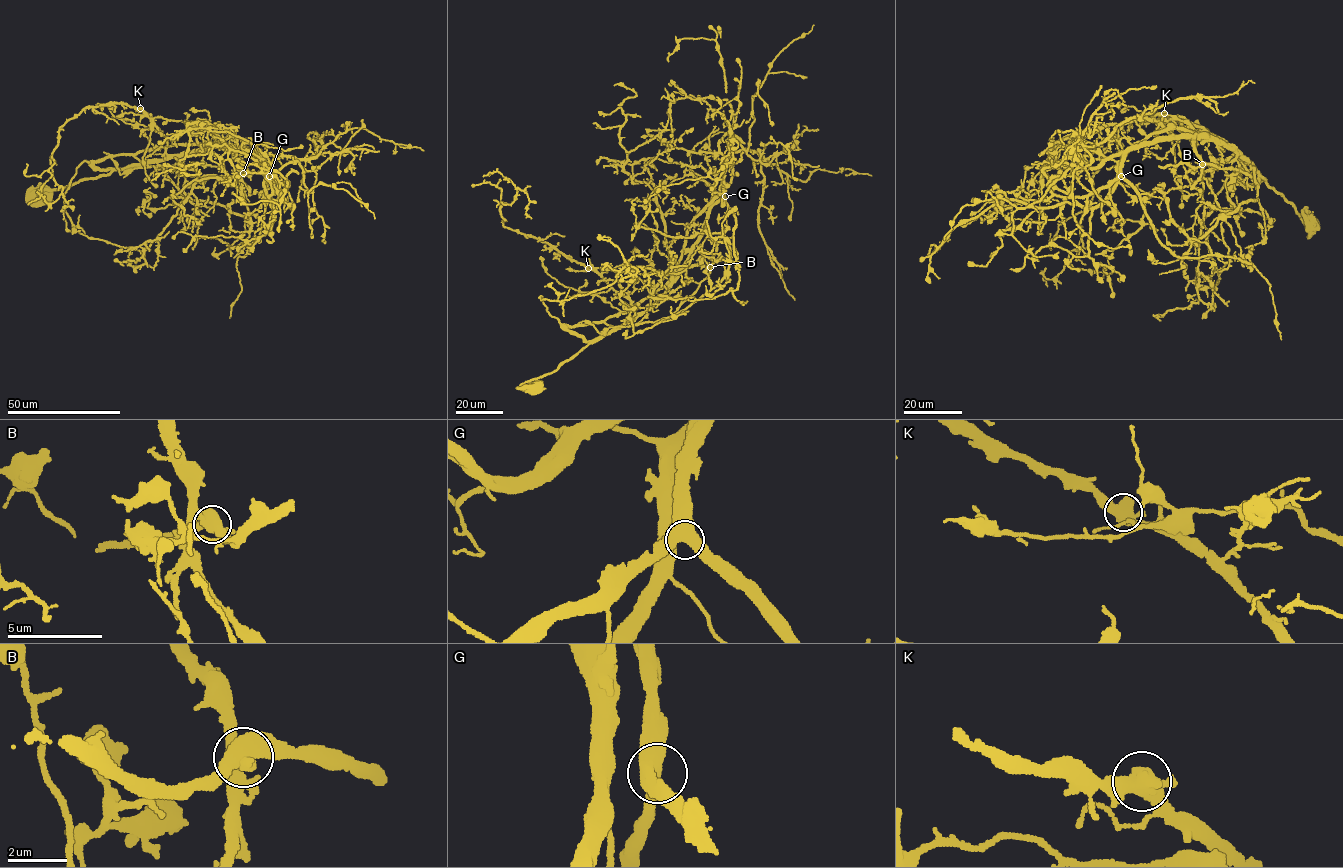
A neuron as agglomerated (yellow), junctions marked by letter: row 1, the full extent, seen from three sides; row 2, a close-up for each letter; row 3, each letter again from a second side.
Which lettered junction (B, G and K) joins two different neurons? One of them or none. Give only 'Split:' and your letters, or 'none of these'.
Split: B

